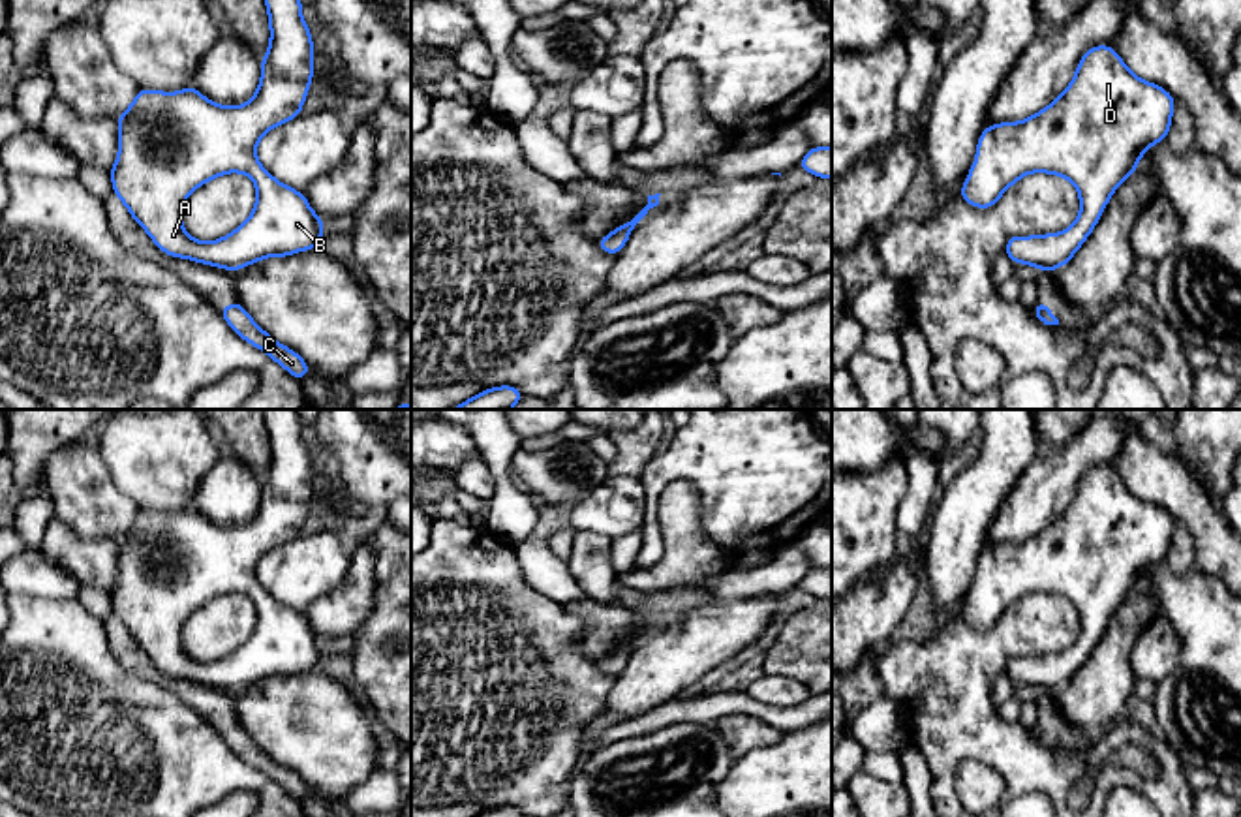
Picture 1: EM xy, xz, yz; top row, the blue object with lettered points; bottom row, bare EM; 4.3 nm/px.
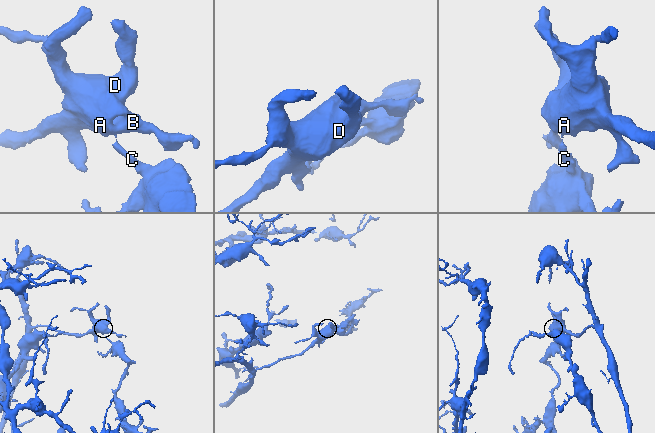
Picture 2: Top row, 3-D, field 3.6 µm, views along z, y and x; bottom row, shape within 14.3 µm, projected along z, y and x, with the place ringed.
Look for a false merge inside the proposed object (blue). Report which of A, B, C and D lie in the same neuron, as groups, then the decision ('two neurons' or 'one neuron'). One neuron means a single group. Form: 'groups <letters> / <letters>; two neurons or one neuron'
groups A B D / C; two neurons

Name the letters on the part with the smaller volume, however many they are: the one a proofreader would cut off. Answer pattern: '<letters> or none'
C

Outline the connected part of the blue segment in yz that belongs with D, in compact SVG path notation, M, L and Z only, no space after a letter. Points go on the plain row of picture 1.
M1095 466L1080 479L1072 503L1055 522L1025 541L982 550L959 618L974 629L991 629L1004 610L1025 595L1048 593L1070 601L1080 616L1080 635L1068 650L1014 655L1004 665L1014 686L1025 684L1053 693L1081 669L1119 605L1134 595L1143 573L1168 558L1173 528L1173 516L1132 494L1111 466Z

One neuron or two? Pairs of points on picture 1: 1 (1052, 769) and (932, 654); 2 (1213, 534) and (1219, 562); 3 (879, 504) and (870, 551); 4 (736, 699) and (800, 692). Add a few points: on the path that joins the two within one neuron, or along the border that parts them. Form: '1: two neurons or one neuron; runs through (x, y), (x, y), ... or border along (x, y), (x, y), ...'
1: one neuron; runs through (1018, 755), (962, 699), (962, 688)
2: one neuron; runs through (1215, 541), (1219, 554)
3: one neuron; runs through (873, 515), (872, 539)
4: two neurons; border along (746, 692), (763, 703), (795, 705)

